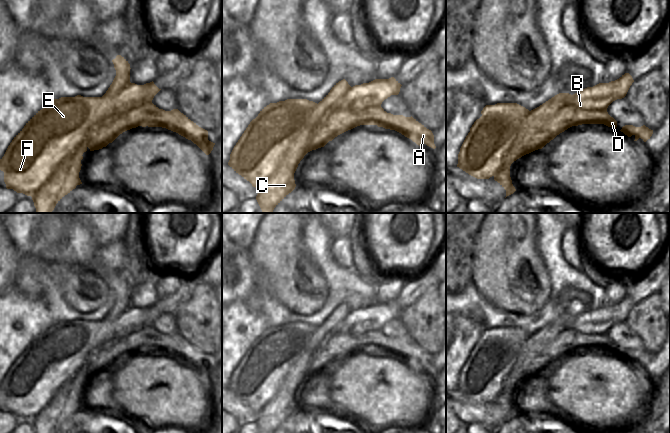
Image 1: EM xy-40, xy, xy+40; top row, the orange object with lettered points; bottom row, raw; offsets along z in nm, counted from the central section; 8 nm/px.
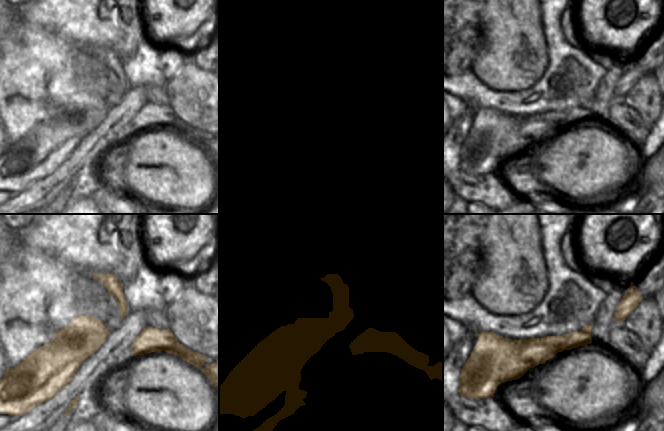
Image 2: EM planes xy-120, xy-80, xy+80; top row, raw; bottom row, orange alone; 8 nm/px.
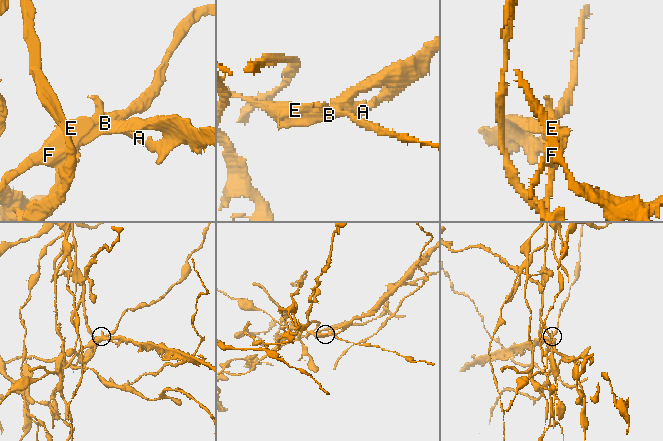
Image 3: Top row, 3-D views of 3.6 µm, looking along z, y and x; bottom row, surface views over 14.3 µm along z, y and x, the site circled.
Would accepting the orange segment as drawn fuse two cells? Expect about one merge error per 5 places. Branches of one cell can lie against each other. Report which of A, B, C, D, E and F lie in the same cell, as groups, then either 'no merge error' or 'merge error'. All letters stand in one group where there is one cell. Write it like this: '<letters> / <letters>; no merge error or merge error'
A B C D / E F; merge error

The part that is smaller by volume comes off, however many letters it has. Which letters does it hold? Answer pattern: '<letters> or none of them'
E, F

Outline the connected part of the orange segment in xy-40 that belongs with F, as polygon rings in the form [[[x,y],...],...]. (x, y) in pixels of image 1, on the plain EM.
[[[61,321],[54,323],[43,333],[38,335],[14,361],[8,370],[4,380],[0,383],[0,394],[4,396],[4,406],[7,413],[13,413],[17,417],[27,420],[36,416],[50,403],[58,390],[79,370],[86,362],[86,358],[97,349],[96,334],[103,321]]]

